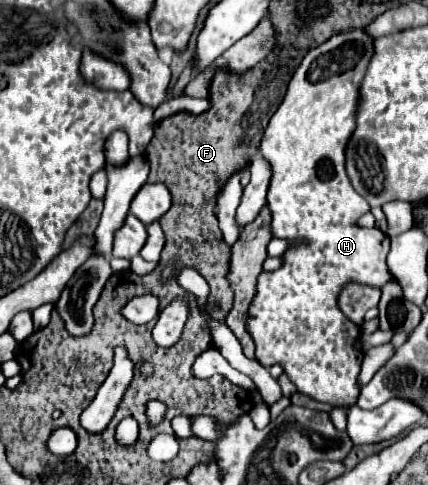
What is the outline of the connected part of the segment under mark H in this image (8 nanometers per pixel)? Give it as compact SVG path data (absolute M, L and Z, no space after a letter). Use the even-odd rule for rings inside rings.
M349 29L349 31L341 31L341 33L335 33L329 41L325 41L323 45L311 49L299 69L293 73L293 79L287 87L287 93L285 93L285 99L283 99L283 105L277 109L277 113L269 119L269 125L265 129L265 135L263 135L263 141L261 141L261 155L271 163L273 167L273 179L271 179L271 185L269 185L269 193L267 193L267 205L271 209L271 215L273 215L273 221L271 221L271 229L273 229L273 235L275 237L287 237L287 239L295 239L295 237L305 237L309 243L307 245L301 245L301 247L293 247L289 249L283 257L285 257L285 263L281 269L277 271L271 271L271 273L261 273L259 275L259 283L257 283L257 295L249 307L249 319L247 319L247 329L257 345L257 361L265 367L271 367L275 363L279 363L285 373L289 375L289 379L297 385L297 391L305 393L305 395L311 395L313 399L317 401L323 401L323 403L331 403L331 405L341 405L341 407L351 407L357 403L357 397L359 397L359 391L361 391L361 385L359 385L359 373L361 373L361 361L363 361L363 351L357 349L357 341L361 337L361 327L355 325L353 321L349 321L343 311L339 309L337 305L337 297L341 293L341 289L347 285L347 283L359 283L359 285L369 285L369 287L383 287L389 279L391 279L391 273L389 273L389 267L387 267L387 253L390 250L390 238L379 231L377 228L363 228L357 227L355 221L365 215L369 211L369 203L353 189L349 177L347 177L347 171L345 171L345 147L349 143L349 137L353 135L353 129L355 129L355 115L357 115L357 103L361 103L359 99L359 89L361 89L361 81L363 81L363 75L365 75L365 69L367 69L367 63L369 59L373 57L373 37L369 37L369 33L365 33L365 29ZM337 65L351 65L347 71L337 71Z

